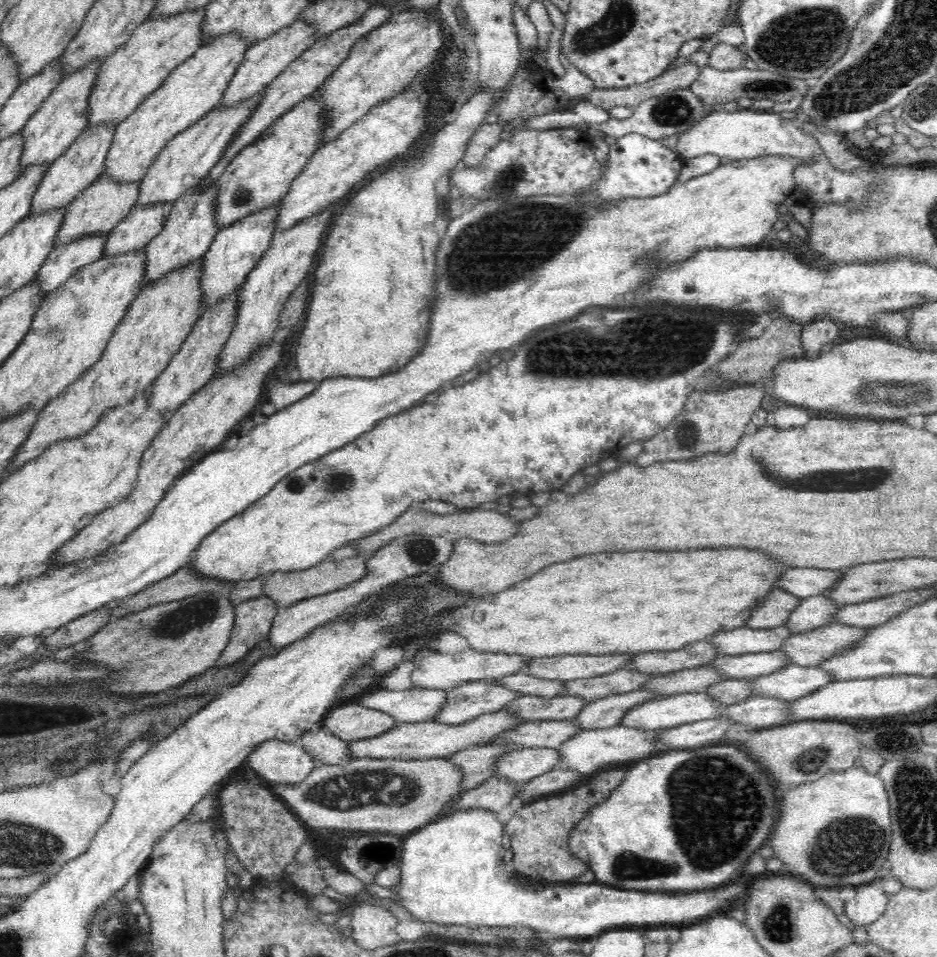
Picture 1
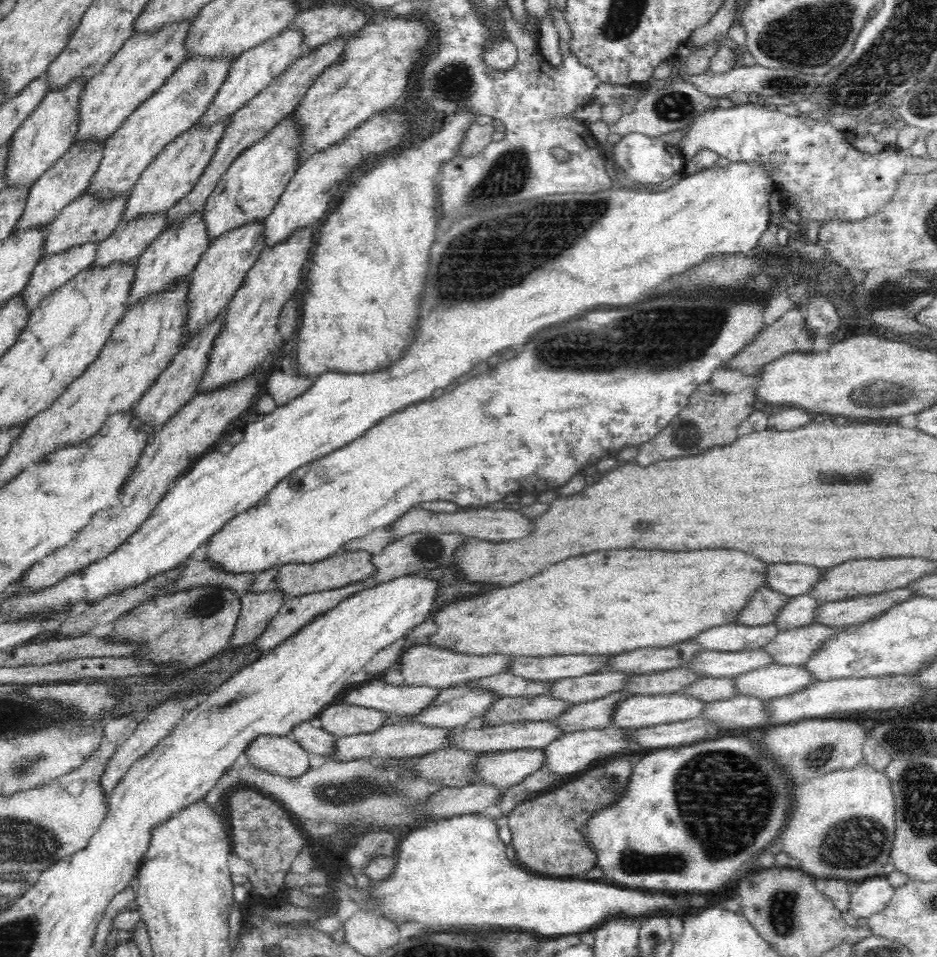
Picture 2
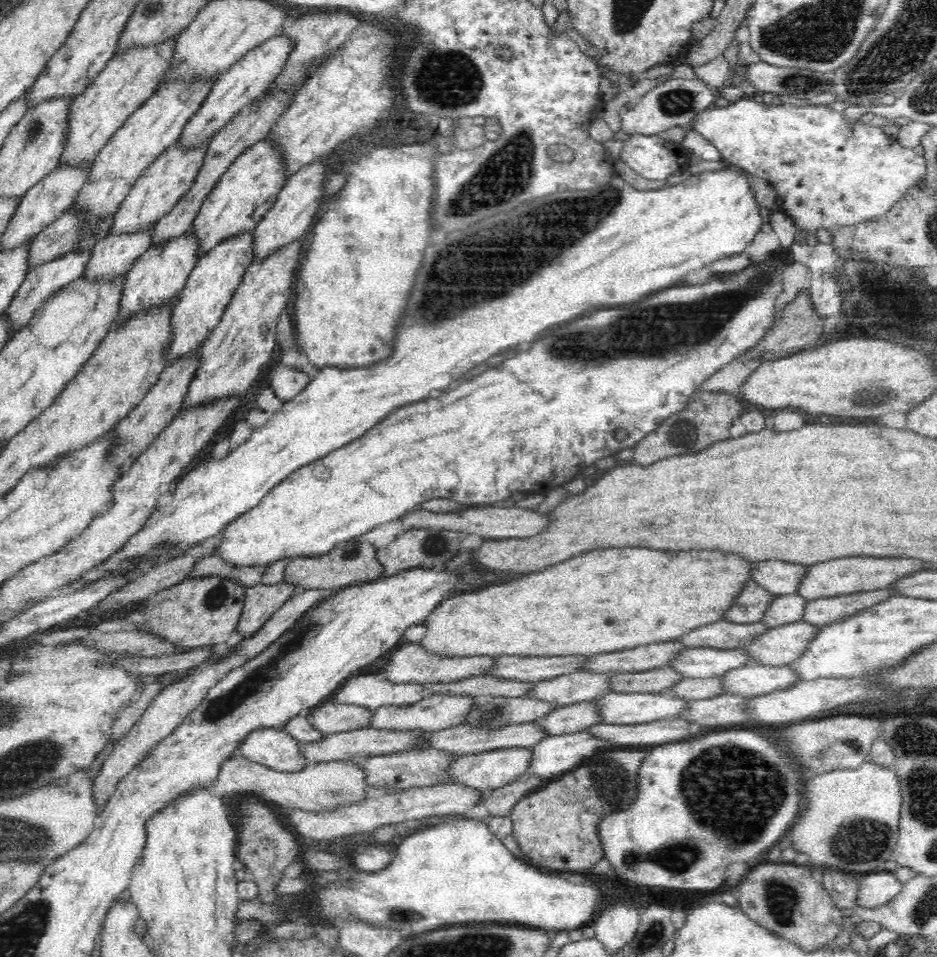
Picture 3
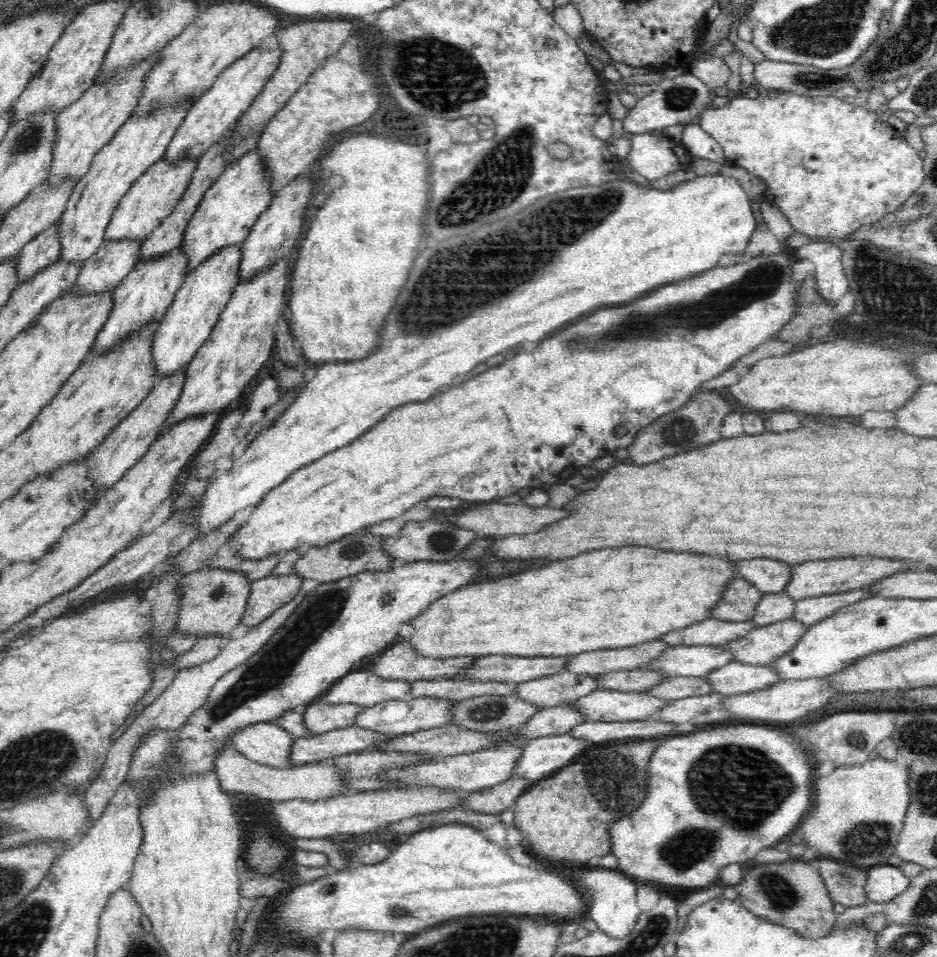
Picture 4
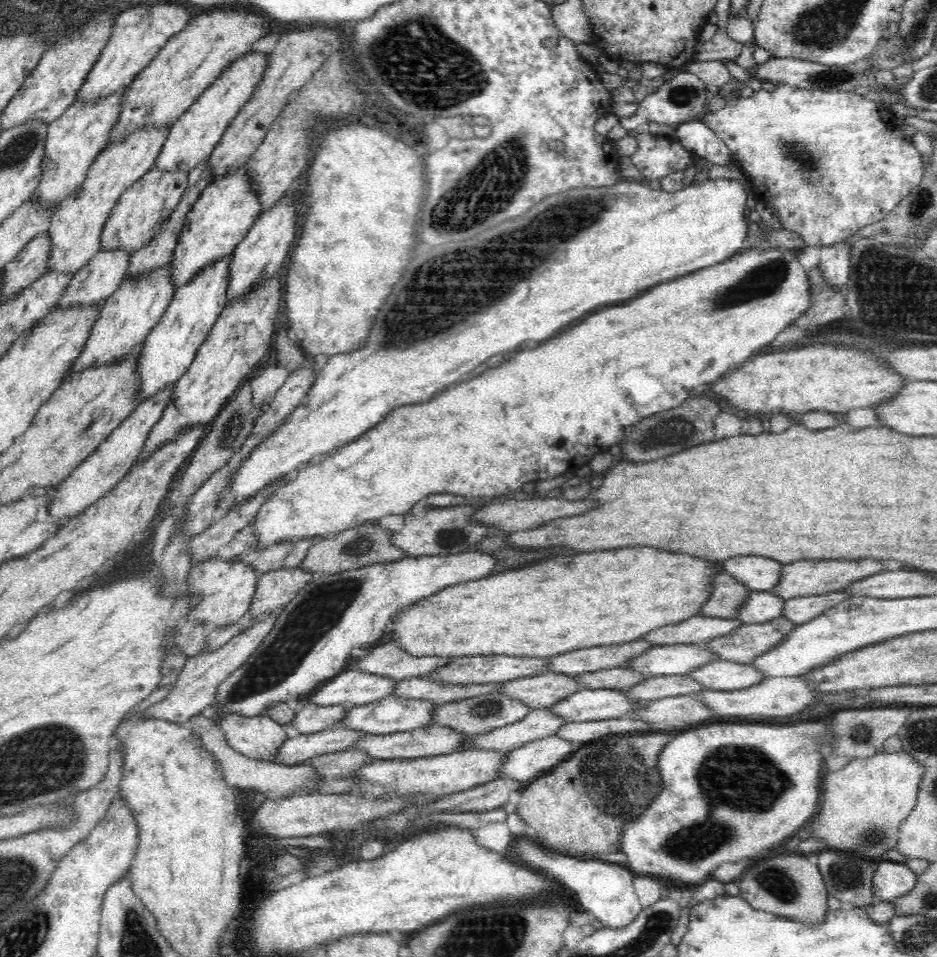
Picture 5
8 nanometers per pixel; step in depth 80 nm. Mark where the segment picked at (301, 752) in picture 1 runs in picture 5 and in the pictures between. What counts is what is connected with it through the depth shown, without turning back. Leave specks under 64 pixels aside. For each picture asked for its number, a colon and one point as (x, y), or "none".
2: (278, 755)
3: (276, 749)
4: (266, 743)
5: (259, 738)

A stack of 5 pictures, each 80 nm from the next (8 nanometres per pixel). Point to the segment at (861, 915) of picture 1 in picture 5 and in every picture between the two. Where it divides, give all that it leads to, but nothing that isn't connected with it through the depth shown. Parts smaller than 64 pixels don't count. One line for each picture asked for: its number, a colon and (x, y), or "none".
2: (873, 895)
3: (879, 888)
4: (885, 882)
5: (892, 880)

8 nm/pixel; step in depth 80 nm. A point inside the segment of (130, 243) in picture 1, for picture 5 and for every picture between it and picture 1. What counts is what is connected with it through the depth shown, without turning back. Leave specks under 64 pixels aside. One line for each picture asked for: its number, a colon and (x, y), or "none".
2: (130, 239)
3: (113, 256)
4: (104, 271)
5: (92, 284)

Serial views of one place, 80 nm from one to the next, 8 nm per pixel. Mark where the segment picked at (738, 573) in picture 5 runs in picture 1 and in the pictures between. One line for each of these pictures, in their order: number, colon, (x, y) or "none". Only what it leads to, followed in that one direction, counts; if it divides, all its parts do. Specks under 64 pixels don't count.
1: (805, 583)
2: (795, 579)
3: (783, 578)
4: (768, 575)

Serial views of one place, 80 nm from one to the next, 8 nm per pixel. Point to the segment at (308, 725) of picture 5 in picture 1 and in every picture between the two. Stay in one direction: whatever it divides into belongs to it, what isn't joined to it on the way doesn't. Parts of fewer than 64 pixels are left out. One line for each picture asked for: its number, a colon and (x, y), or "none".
1: (352, 721)
2: (344, 719)
3: (329, 718)
4: (319, 717)

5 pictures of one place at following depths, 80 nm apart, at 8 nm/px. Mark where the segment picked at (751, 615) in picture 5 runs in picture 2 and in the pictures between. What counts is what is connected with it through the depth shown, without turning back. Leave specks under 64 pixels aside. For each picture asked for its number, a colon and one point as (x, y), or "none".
2: (800, 611)
3: (786, 609)
4: (773, 608)

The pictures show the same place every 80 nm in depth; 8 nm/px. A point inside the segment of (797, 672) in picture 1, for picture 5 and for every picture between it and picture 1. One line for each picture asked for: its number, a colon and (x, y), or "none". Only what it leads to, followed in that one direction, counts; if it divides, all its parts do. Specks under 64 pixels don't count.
2: (775, 680)
3: (751, 680)
4: (733, 678)
5: (725, 675)

